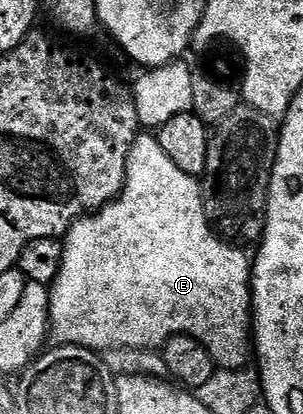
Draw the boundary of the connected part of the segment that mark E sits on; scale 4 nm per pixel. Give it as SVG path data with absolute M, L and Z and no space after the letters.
M140 134L134 140L134 145L128 158L126 184L122 187L115 200L96 212L83 216L75 222L64 237L62 246L62 269L50 288L50 330L53 343L58 346L73 346L89 348L92 352L109 354L119 348L141 348L143 350L158 350L167 344L174 336L191 336L196 338L212 354L215 365L222 370L242 370L247 367L246 359L252 356L252 260L245 256L243 249L231 246L210 229L206 217L206 202L202 194L202 185L195 177L184 174L164 149L160 147L157 135Z

